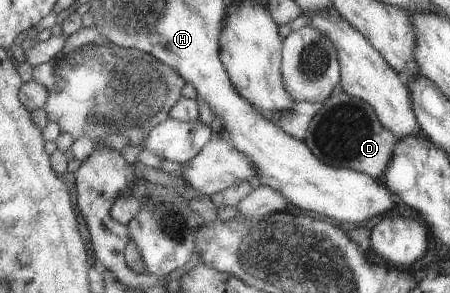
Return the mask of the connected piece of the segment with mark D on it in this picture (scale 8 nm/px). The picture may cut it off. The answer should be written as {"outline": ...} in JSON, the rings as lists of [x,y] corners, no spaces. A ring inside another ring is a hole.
{"outline":[[[341,90],[327,98],[322,108],[310,119],[304,141],[310,146],[310,150],[315,154],[315,157],[327,165],[352,169],[370,175],[372,178],[381,178],[387,167],[389,167],[391,159],[393,159],[398,138],[395,133],[382,124],[371,104]]]}

